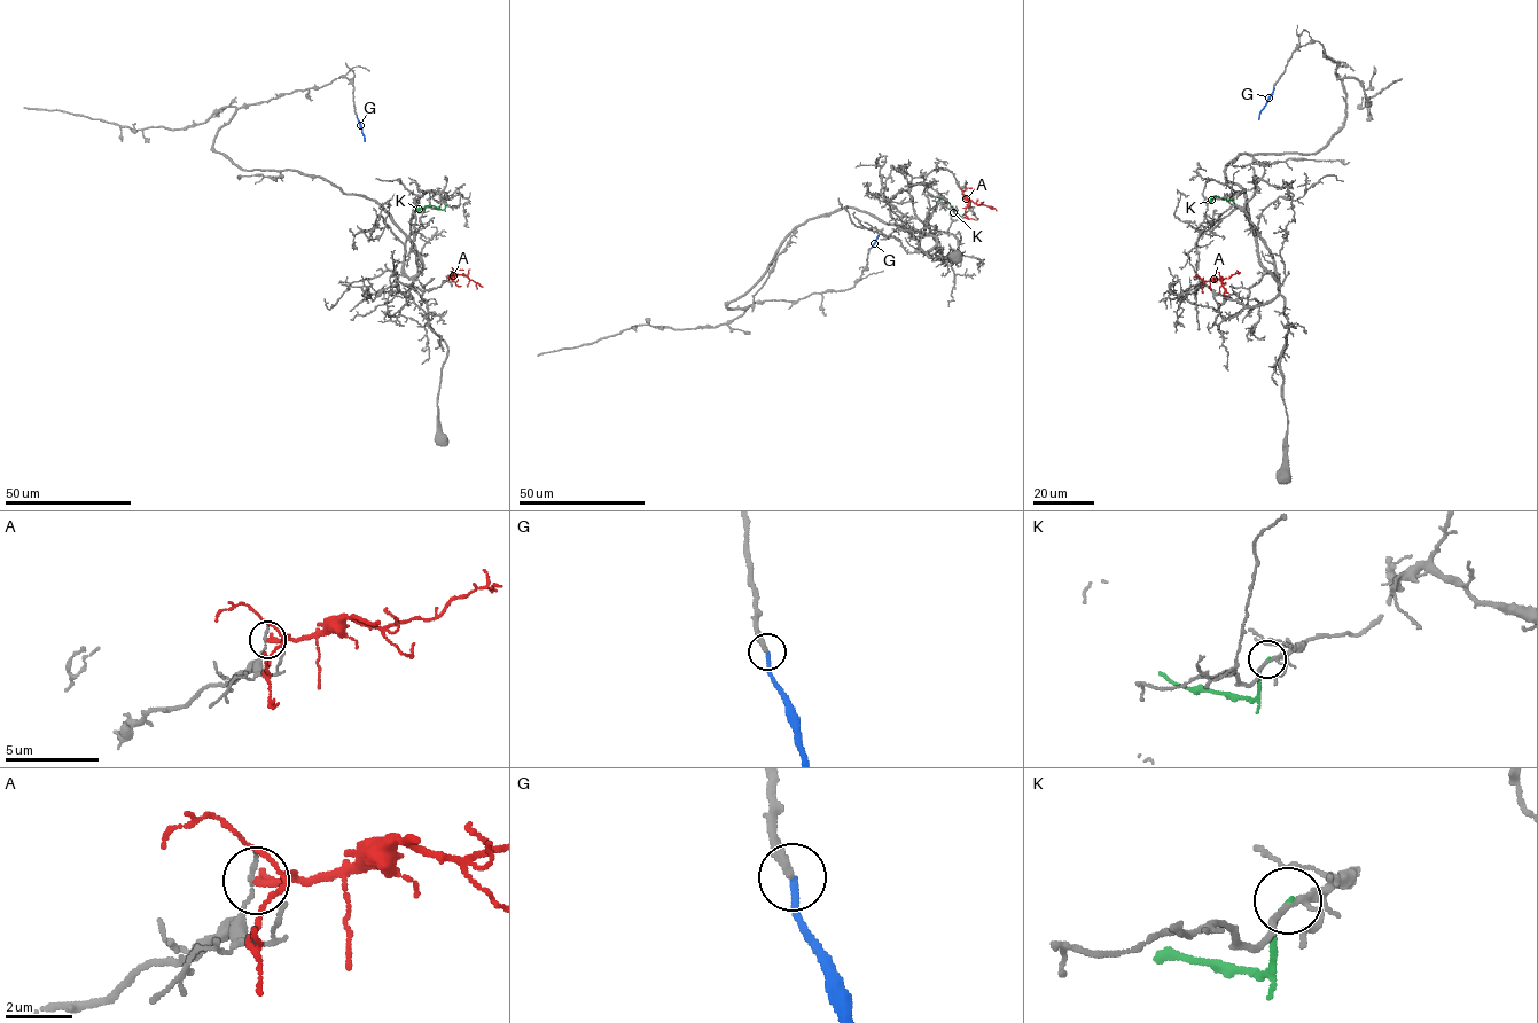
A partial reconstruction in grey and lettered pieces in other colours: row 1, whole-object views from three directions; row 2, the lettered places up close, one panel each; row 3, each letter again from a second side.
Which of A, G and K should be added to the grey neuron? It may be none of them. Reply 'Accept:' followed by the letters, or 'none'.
Accept: G

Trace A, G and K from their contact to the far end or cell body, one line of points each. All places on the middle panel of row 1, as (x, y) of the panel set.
A: (961, 188), (974, 203), (997, 210)
G: (869, 249), (879, 235)
K: (961, 216), (946, 202), (931, 193)

